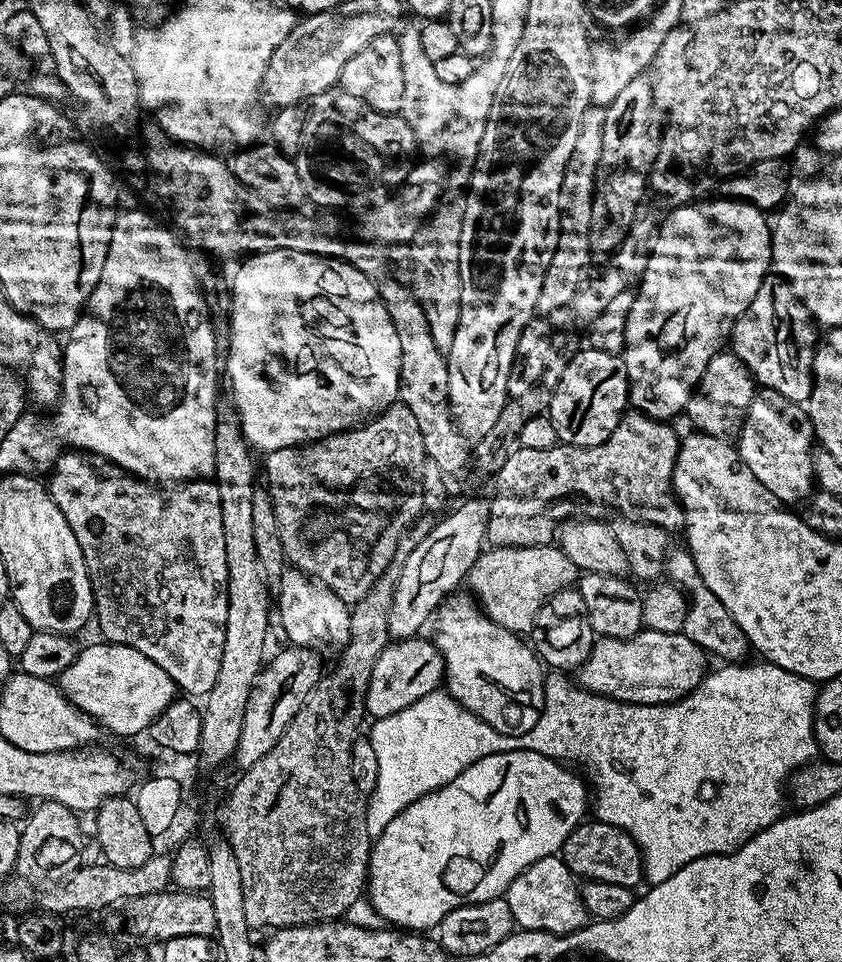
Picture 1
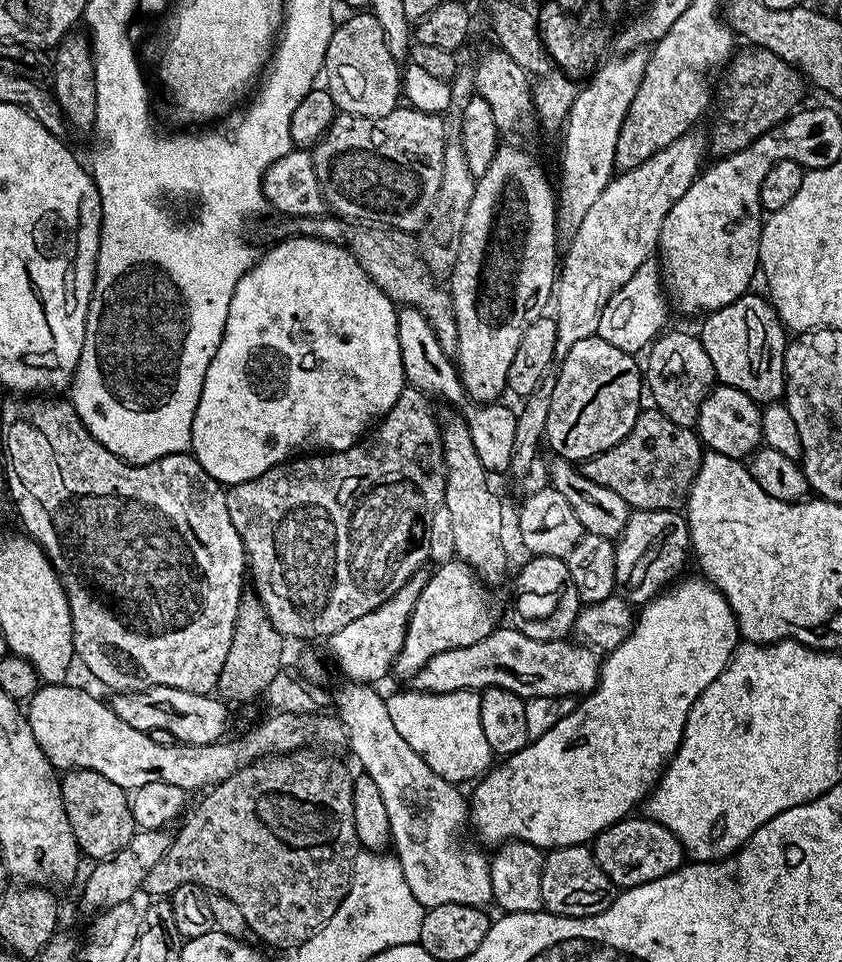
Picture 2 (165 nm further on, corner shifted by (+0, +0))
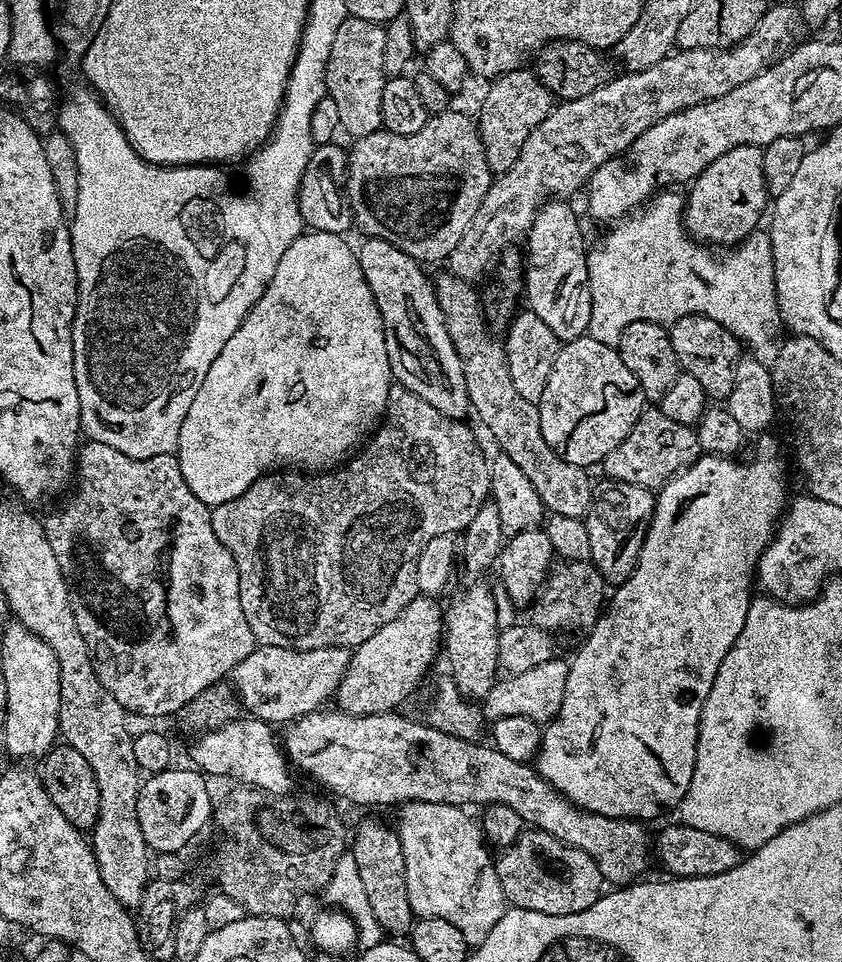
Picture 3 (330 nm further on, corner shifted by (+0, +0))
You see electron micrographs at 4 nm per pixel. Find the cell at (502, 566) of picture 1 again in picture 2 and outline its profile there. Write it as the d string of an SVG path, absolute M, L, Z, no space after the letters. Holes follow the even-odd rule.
M459 558L441 563L437 572L425 579L424 586L418 594L418 602L414 602L414 610L410 614L410 622L406 630L406 638L402 642L402 650L396 655L395 675L411 678L434 654L442 654L446 650L474 646L474 642L482 642L498 627L496 621L496 604L490 593L484 589L485 581L473 572L469 564Z

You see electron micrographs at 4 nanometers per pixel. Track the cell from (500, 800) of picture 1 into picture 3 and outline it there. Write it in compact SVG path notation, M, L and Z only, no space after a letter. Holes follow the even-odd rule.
M768 434L761 435L759 440L756 457L749 464L739 464L739 459L736 458L704 454L659 489L656 509L646 538L642 542L642 550L632 567L632 573L626 578L626 582L619 584L613 591L616 592L613 596L611 593L606 611L587 633L588 641L577 650L576 657L571 657L566 678L566 698L562 698L562 706L558 714L549 720L543 729L540 750L534 757L534 767L540 773L540 777L550 782L550 786L554 786L554 790L562 793L571 804L576 804L588 812L613 816L619 820L649 822L648 820L658 819L663 812L668 812L671 808L672 811L679 809L686 790L690 790L690 778L694 778L700 711L706 702L706 694L710 694L710 686L714 686L714 678L718 674L718 666L722 666L722 658L726 658L726 654L734 646L734 638L742 634L742 622L746 622L748 606L754 599L756 567L761 554L773 538L778 521L786 511L786 501L789 499L783 484L784 468L776 457L780 452L779 446L768 437Z

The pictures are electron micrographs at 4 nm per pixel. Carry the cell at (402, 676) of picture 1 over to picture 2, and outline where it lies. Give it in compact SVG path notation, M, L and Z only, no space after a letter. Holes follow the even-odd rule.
M497 627L482 642L474 642L474 646L446 650L442 654L434 654L430 662L426 662L410 678L410 684L417 692L467 692L486 688L501 688L524 697L525 701L534 697L550 698L551 696L583 697L596 689L600 678L601 657L591 647L580 642L563 640L535 640L520 632L519 627Z

